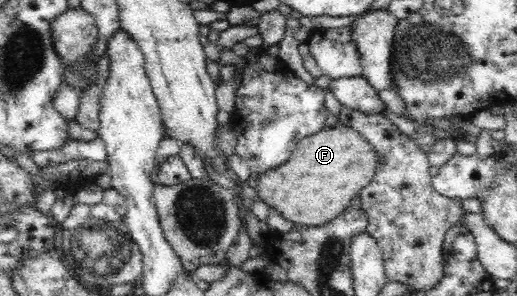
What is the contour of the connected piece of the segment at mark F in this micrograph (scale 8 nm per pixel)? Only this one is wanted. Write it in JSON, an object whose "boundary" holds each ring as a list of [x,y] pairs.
{"boundary":[[[338,123],[301,139],[289,160],[257,178],[257,196],[295,225],[316,227],[339,216],[349,208],[351,199],[371,184],[378,154],[354,128]]]}

